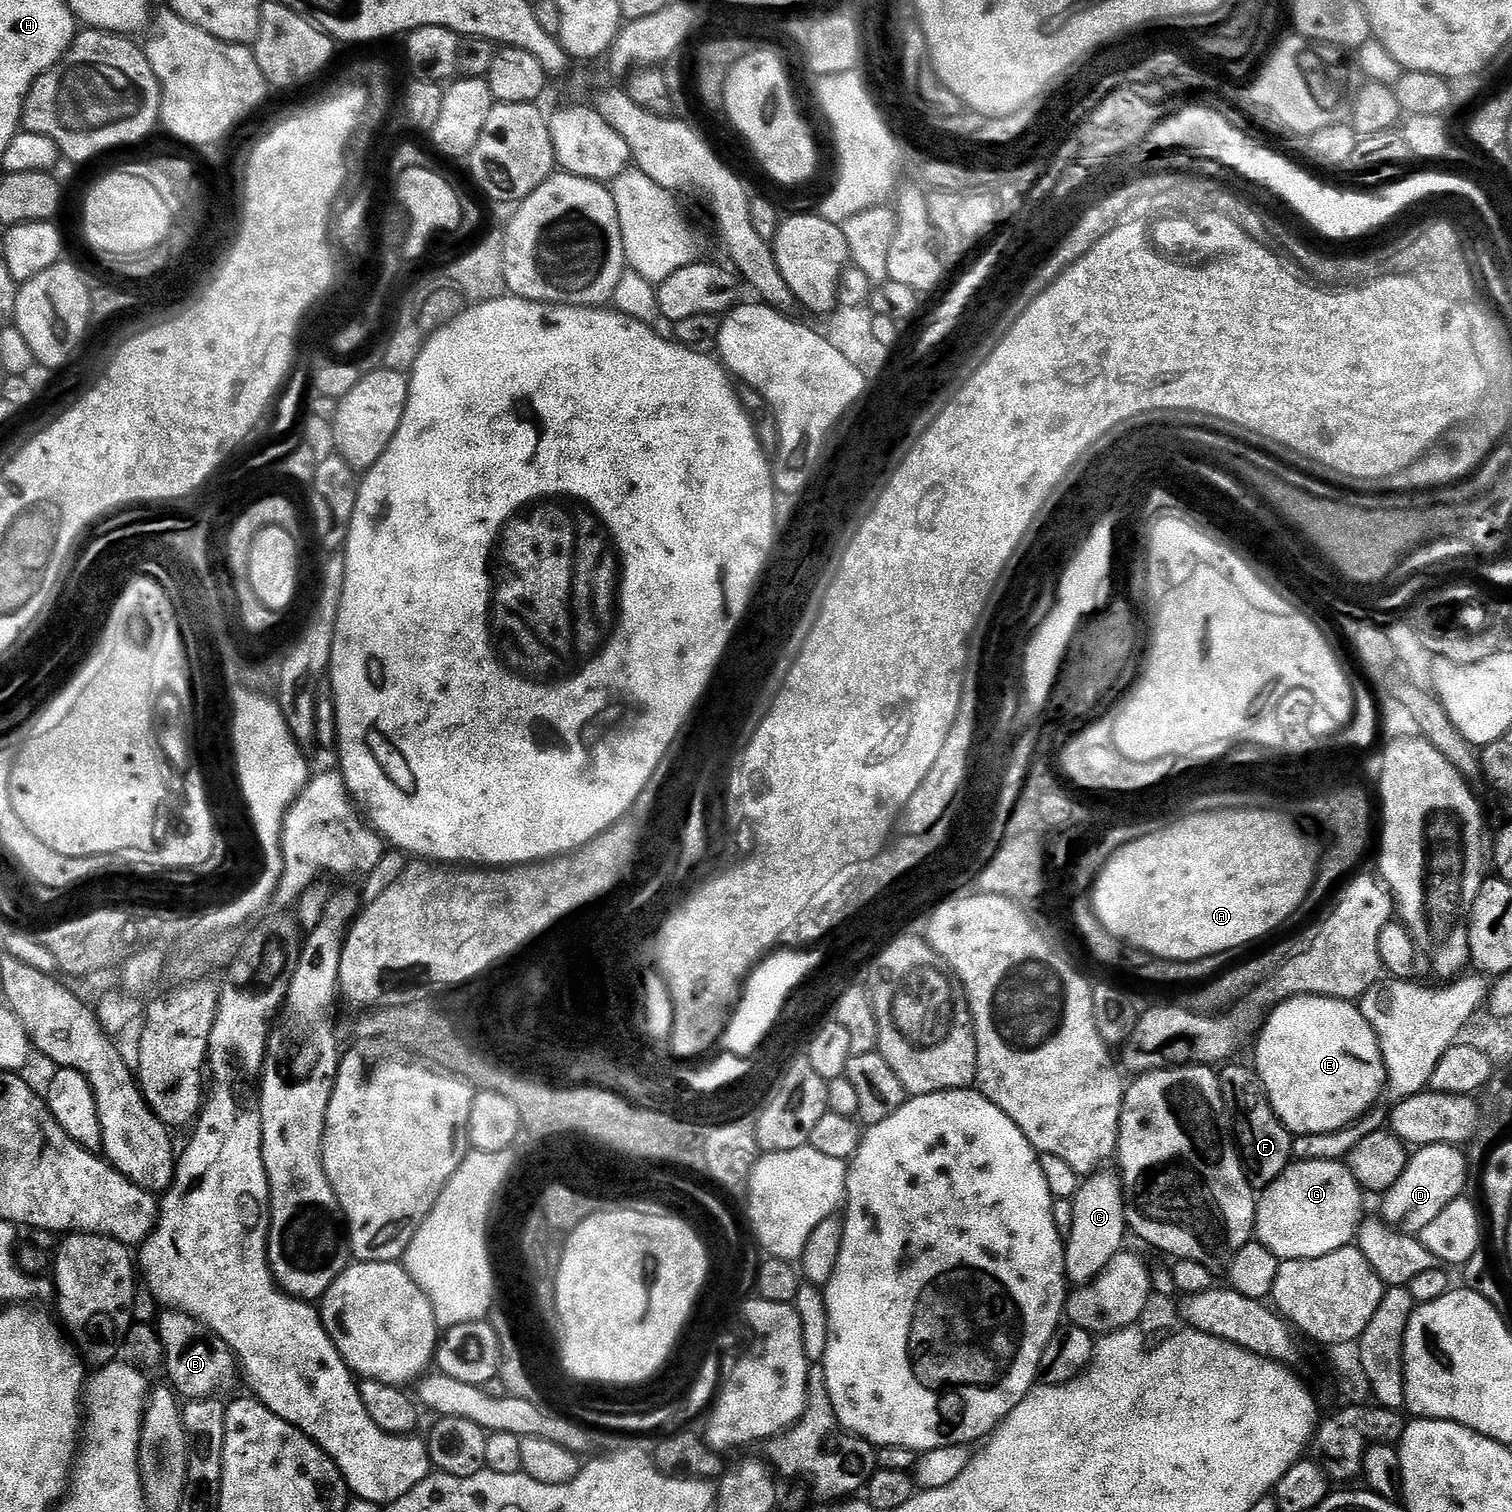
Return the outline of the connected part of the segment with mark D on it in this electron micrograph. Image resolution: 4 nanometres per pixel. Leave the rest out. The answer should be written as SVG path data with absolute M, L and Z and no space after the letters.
M1435 1144L1415 1149L1408 1157L1408 1165L1402 1178L1398 1178L1398 1182L1394 1182L1394 1186L1383 1193L1381 1200L1384 1201L1380 1204L1379 1215L1384 1223L1398 1232L1419 1234L1423 1228L1430 1226L1430 1222L1434 1222L1434 1218L1438 1218L1438 1214L1442 1214L1442 1210L1446 1210L1446 1206L1450 1206L1450 1202L1461 1199L1465 1195L1464 1187L1468 1184L1468 1160L1460 1152L1463 1151L1454 1144Z

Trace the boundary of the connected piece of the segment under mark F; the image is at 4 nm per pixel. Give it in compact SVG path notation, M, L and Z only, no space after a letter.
M1229 1063L1219 1069L1220 1089L1224 1095L1224 1108L1228 1112L1234 1139L1240 1154L1240 1162L1253 1189L1263 1190L1279 1178L1288 1165L1293 1163L1293 1133L1281 1122L1272 1108L1264 1084L1256 1073L1255 1067L1244 1064Z

